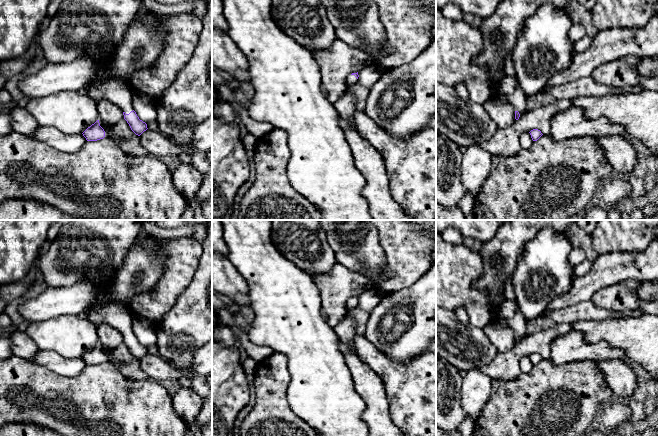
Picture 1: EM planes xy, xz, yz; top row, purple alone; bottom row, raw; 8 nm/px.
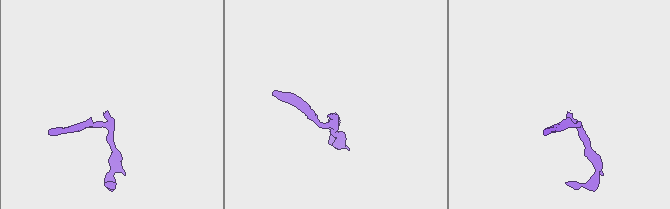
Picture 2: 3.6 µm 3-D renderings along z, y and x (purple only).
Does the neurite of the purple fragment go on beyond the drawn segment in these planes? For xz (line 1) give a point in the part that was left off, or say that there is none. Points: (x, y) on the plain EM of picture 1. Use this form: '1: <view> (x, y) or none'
1: xz (351, 303)

